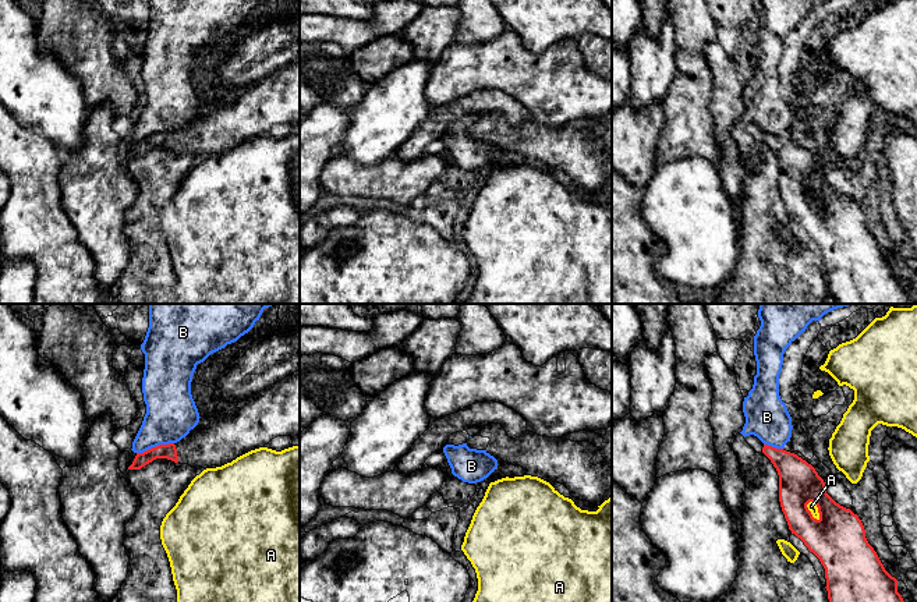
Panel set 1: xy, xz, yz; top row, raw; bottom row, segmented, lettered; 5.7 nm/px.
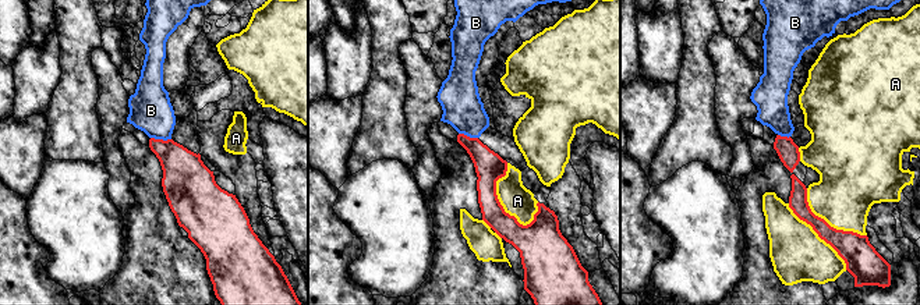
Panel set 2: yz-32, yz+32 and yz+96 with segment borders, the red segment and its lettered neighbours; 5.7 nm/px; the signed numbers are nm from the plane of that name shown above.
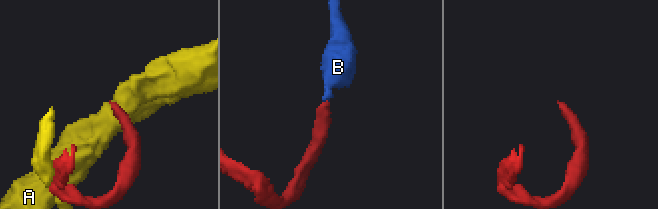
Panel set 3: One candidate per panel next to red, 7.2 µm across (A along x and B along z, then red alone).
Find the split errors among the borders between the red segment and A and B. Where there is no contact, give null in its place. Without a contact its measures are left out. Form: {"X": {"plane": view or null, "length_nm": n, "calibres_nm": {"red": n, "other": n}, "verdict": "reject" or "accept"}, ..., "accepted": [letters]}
{"A": {"plane": "yz", "length_nm": 130, "calibres_nm": {"red": 320, "other": 50}, "verdict": "reject"}, "B": {"plane": "xy", "length_nm": 220, "calibres_nm": {"red": 90, "other": 280}, "verdict": "reject"}, "accepted": []}

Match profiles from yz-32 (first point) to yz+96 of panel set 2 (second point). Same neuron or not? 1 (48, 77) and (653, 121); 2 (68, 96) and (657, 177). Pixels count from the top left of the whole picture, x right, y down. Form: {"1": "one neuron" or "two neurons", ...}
{"1": "two neurons", "2": "one neuron"}

